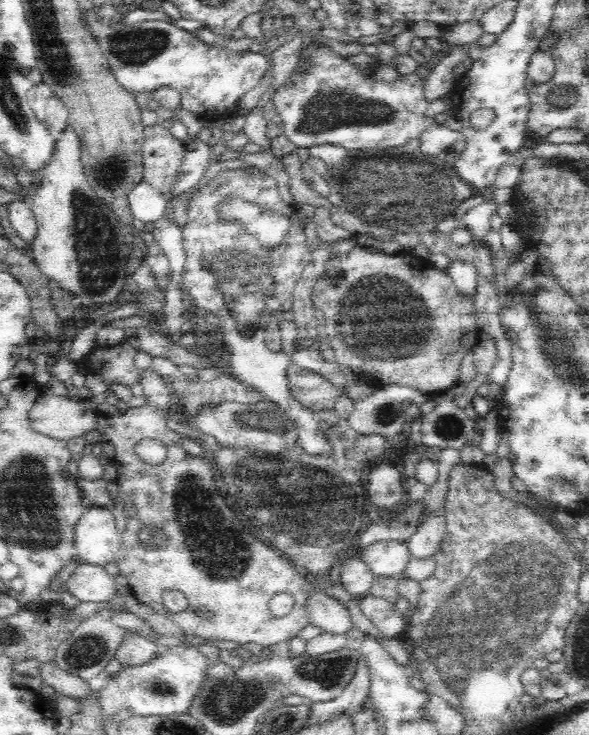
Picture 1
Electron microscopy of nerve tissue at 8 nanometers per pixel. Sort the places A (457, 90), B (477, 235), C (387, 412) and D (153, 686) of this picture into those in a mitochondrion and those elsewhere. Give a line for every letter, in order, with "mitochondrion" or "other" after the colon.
A: other
B: other
C: mitochondrion
D: mitochondrion

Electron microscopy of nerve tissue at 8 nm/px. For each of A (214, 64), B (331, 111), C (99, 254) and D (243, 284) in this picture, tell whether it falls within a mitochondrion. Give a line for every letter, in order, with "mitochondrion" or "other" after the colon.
A: other
B: mitochondrion
C: mitochondrion
D: mitochondrion

